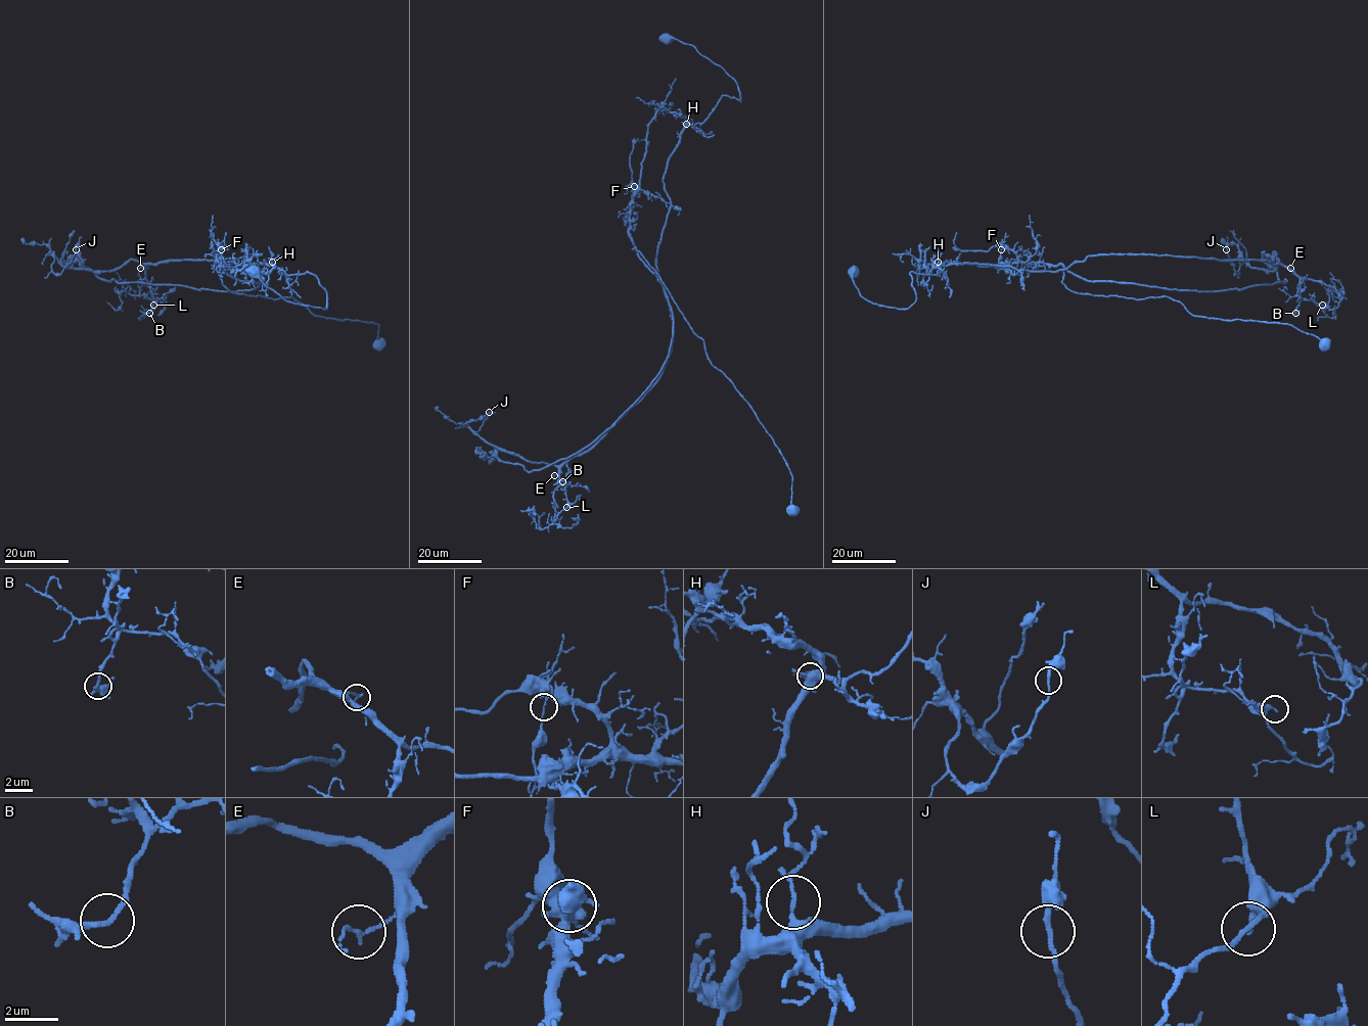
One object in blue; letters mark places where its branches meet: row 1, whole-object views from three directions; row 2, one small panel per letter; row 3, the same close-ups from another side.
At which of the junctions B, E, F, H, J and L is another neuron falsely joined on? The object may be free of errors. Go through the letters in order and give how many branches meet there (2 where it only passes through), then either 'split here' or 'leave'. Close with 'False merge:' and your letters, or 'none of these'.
B: 2 | leave
E: 2 | leave
F: 2 | split here
H: 3 | leave
J: 2 | leave
L: 2 | leave
False merge: F

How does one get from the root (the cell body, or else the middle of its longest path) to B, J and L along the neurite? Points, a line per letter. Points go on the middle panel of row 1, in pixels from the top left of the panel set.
B: (667, 38), (720, 65), (740, 101), (723, 95), (684, 129), (663, 181), (664, 369), (560, 468), (562, 481)
J: (667, 38), (740, 101), (684, 129), (663, 181), (664, 369), (558, 466), (465, 425), (489, 412)
L: (667, 38), (720, 65), (740, 101), (723, 95), (669, 159), (655, 268), (671, 353), (560, 468), (566, 507)

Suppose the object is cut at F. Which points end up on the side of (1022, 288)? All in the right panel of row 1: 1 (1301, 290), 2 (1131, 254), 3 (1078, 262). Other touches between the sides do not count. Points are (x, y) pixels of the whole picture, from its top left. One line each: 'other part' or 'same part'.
1: same part
2: same part
3: same part

